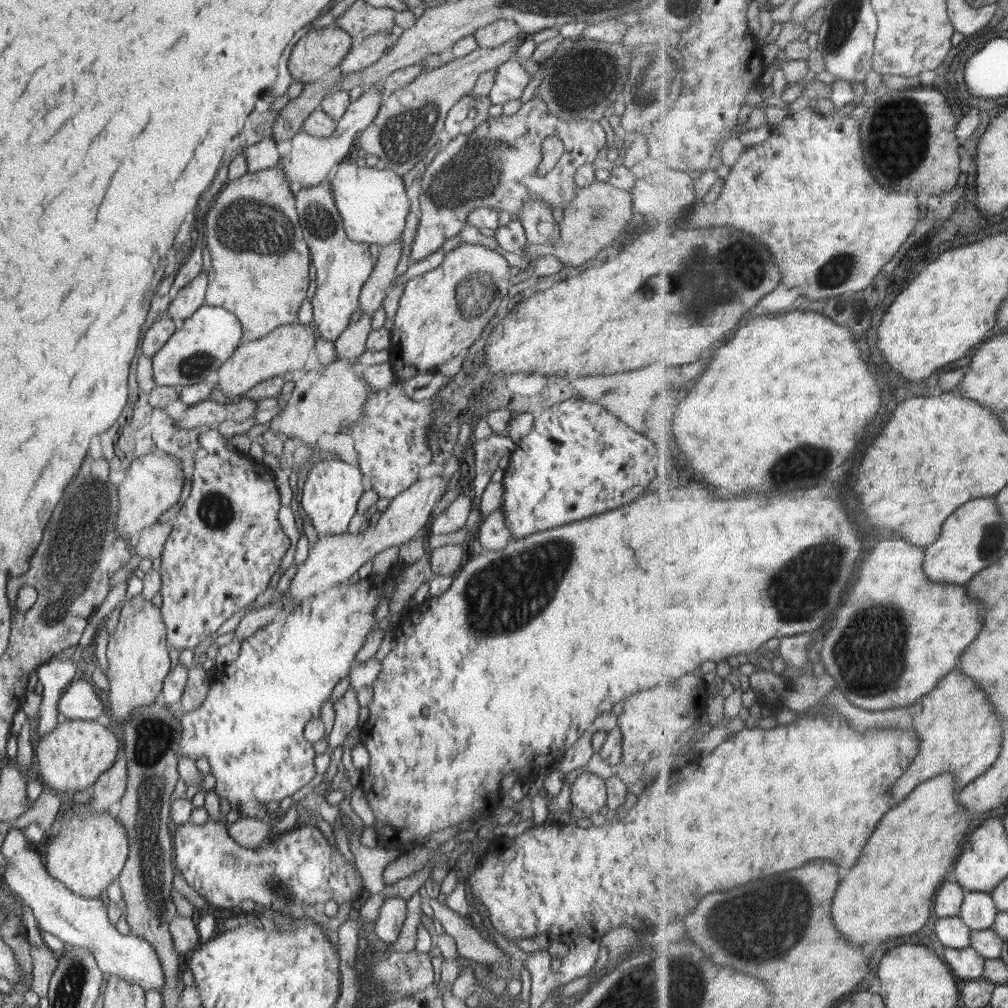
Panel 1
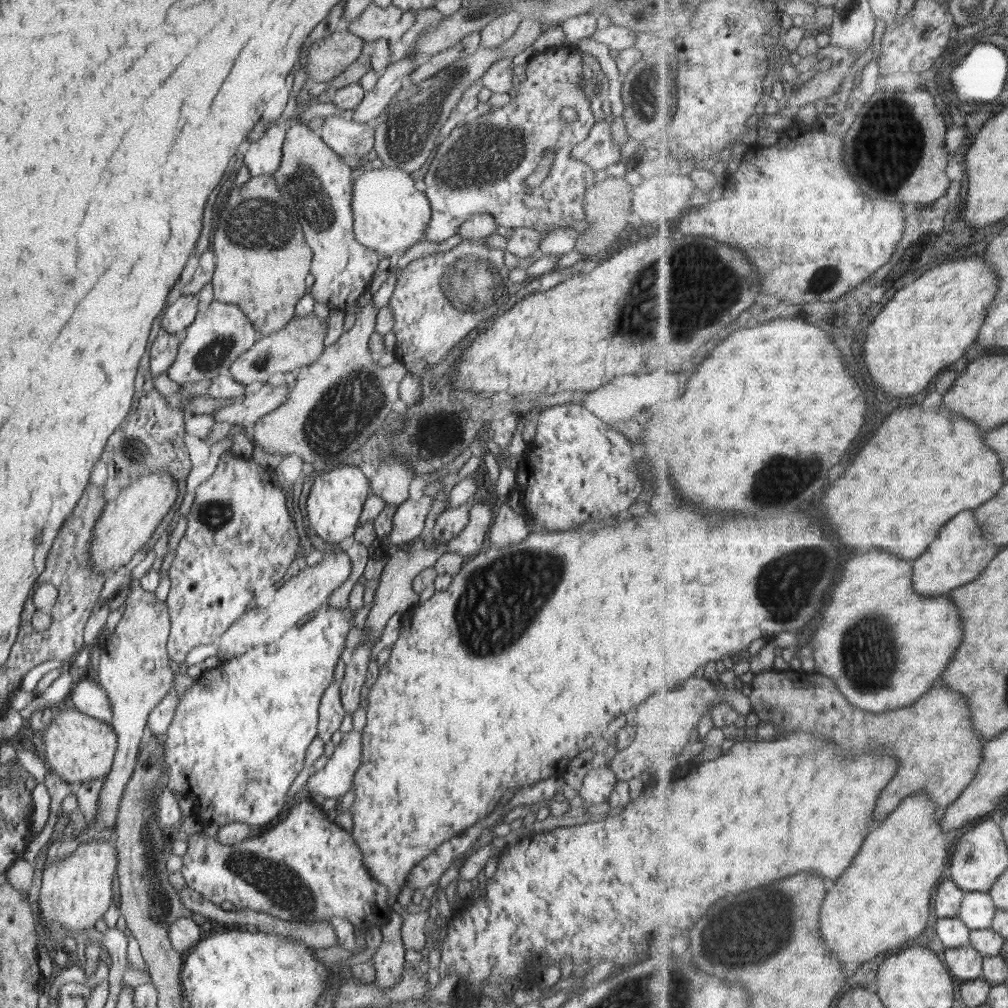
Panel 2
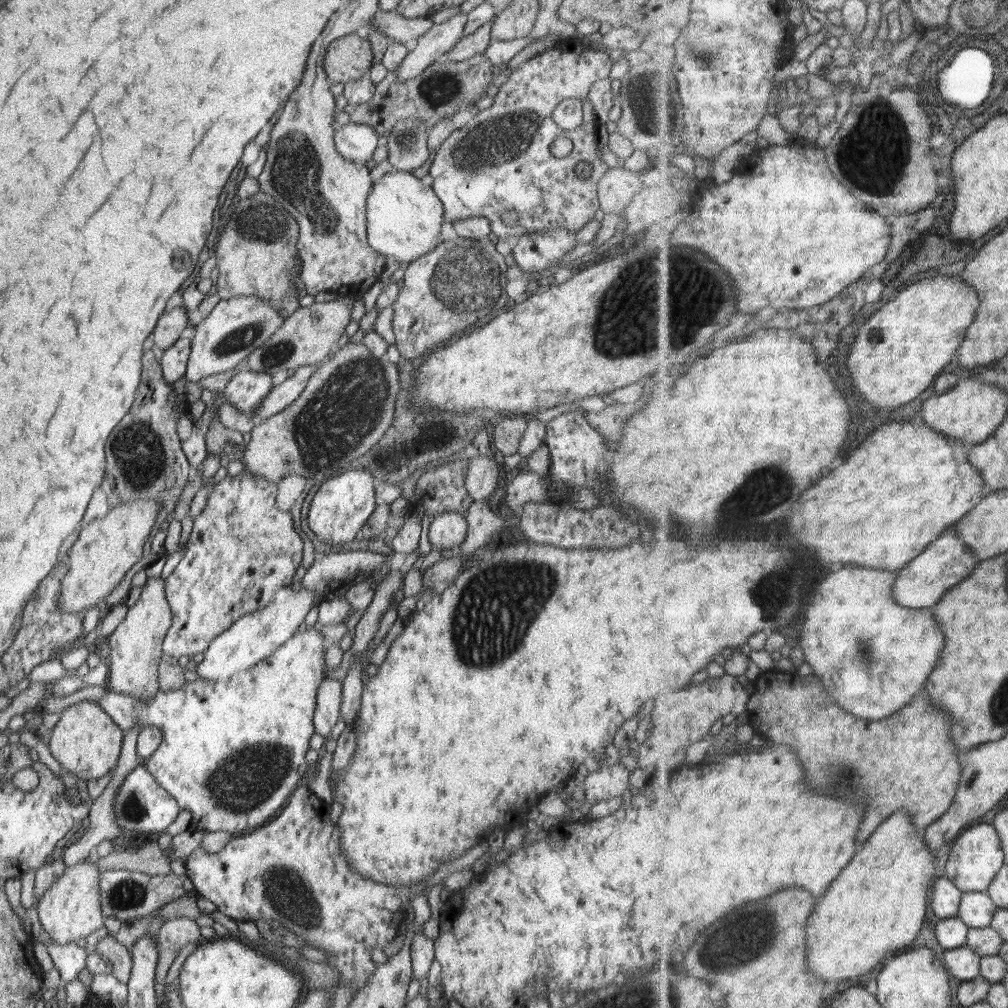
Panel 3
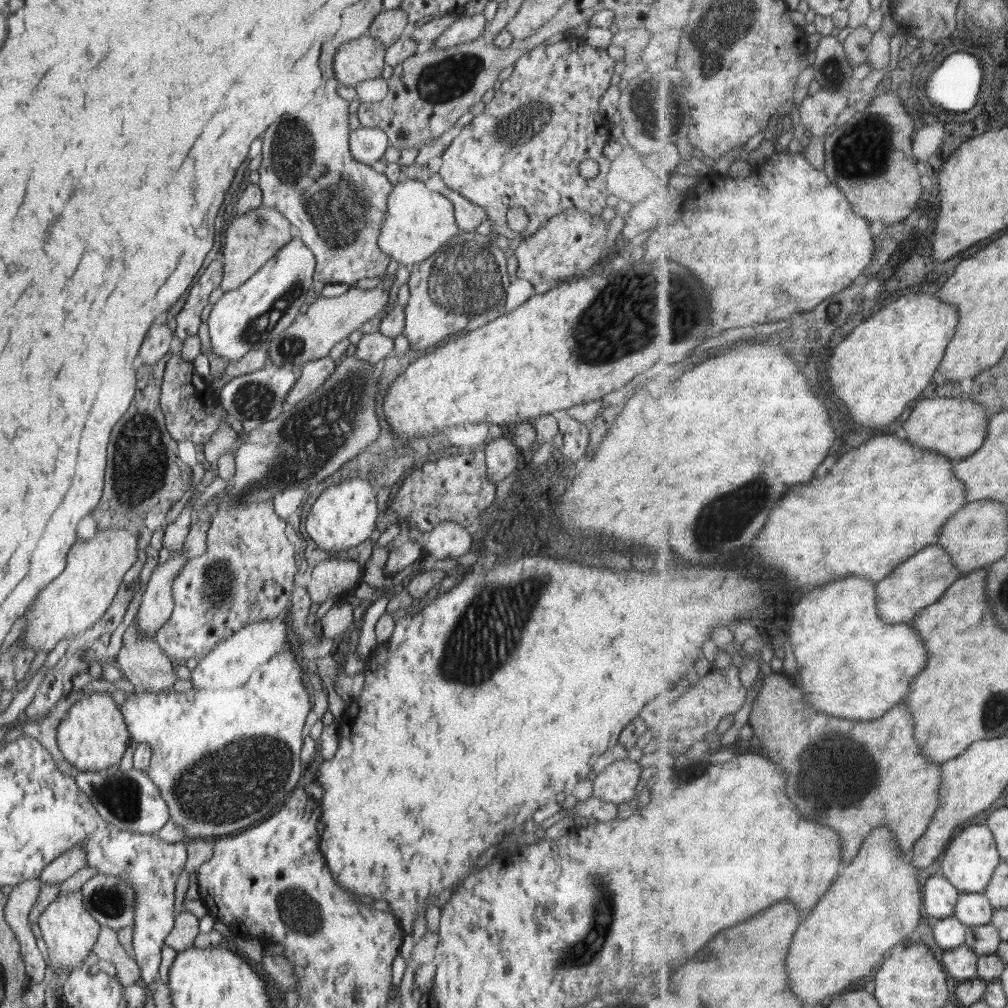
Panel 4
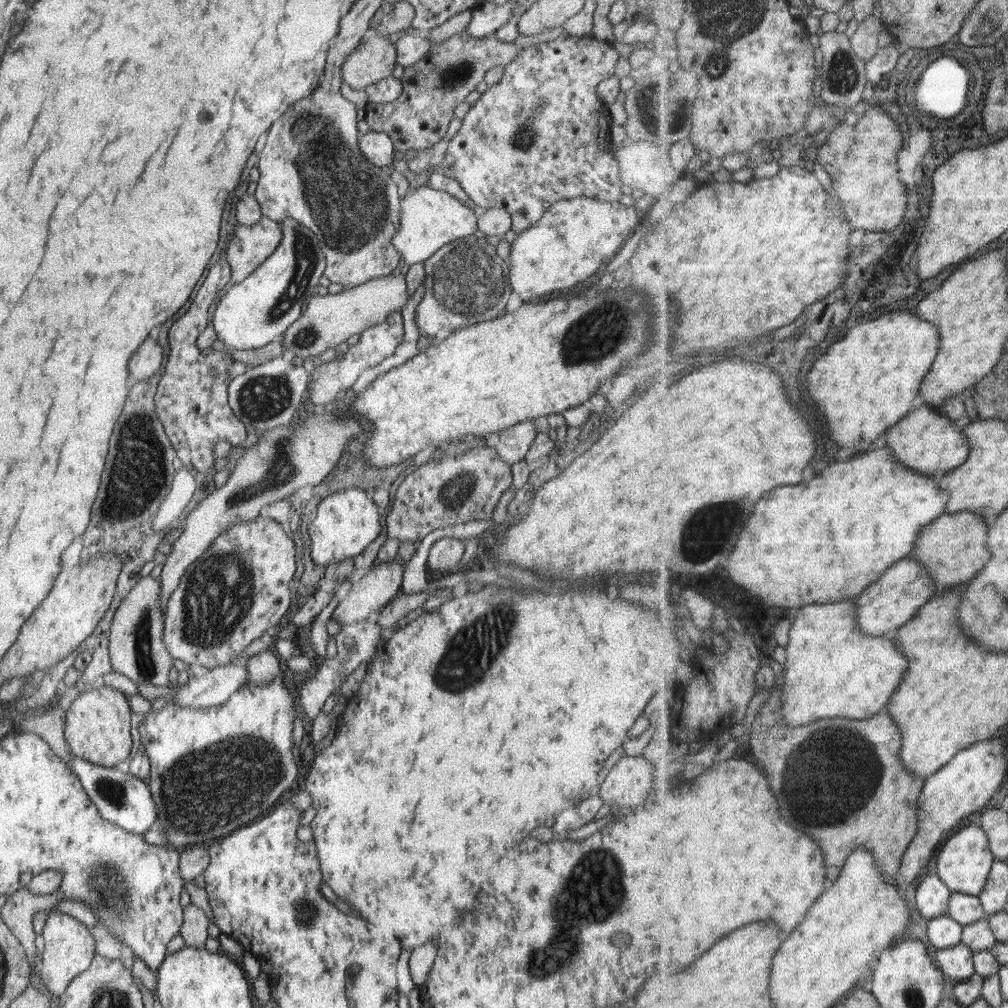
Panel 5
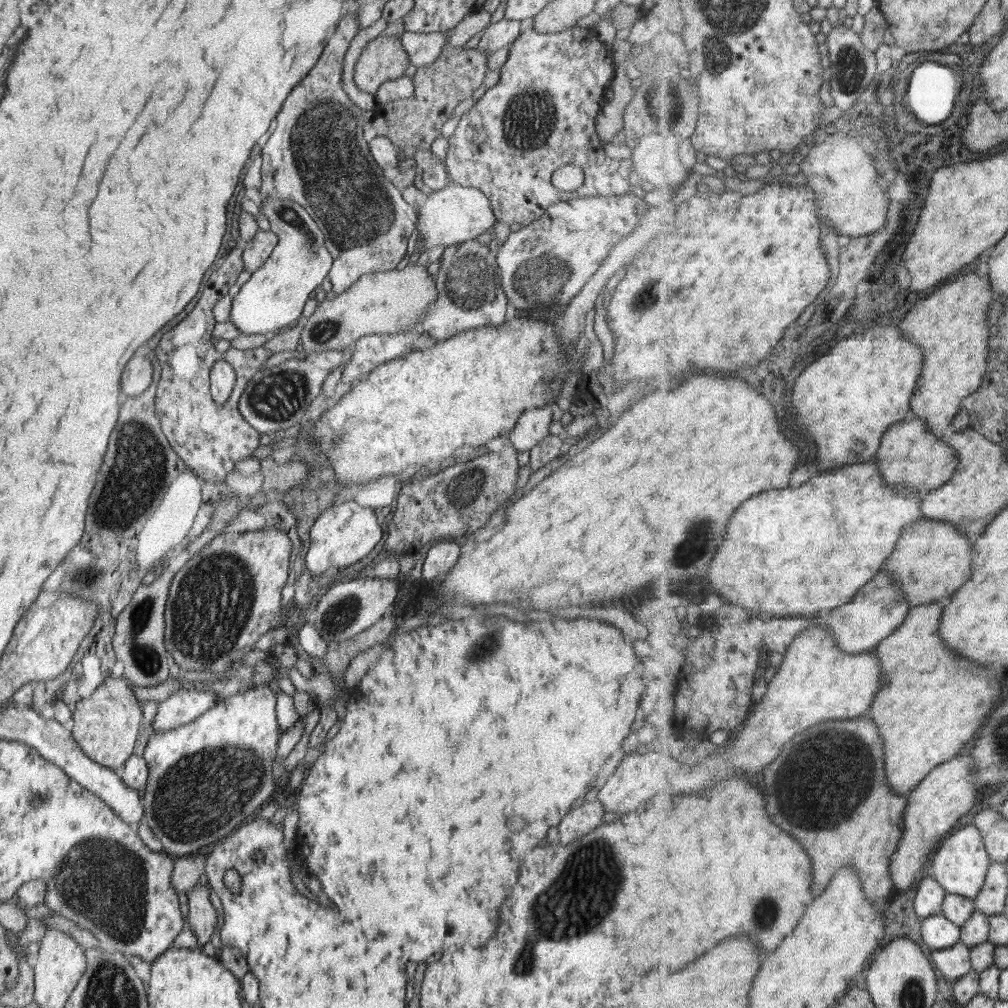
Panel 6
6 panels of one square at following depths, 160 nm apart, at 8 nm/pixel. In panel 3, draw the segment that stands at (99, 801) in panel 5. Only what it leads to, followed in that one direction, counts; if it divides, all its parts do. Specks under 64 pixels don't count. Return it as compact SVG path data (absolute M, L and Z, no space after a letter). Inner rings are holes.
M144 765L137 766L122 781L118 787L114 799L114 812L116 824L124 831L125 835L134 834L138 836L153 836L166 832L168 826L172 824L180 807L176 799L168 794L160 786L159 782L151 775Z

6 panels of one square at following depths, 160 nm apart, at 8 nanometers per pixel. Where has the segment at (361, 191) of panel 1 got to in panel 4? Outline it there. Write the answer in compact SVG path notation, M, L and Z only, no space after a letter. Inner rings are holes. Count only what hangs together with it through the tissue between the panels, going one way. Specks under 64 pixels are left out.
M403 177L387 196L386 219L381 224L377 243L391 260L410 268L431 257L459 231L453 204L443 194L434 191L425 181Z

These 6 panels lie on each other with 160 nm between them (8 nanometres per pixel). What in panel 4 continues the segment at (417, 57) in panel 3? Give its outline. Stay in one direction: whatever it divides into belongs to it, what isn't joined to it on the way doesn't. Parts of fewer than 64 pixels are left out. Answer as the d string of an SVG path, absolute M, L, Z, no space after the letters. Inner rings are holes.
M483 13L457 19L436 40L432 47L450 48L459 44L469 43L482 36L487 26Z

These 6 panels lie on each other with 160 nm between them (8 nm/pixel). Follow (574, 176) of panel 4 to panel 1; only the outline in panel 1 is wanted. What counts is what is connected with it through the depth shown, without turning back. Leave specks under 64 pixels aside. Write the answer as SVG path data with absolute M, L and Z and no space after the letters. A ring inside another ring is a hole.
M534 97L526 103L522 103L520 109L514 114L504 114L496 118L489 117L482 124L474 128L469 134L460 133L450 142L440 148L440 152L428 164L415 194L417 211L420 222L417 235L411 245L410 265L426 258L442 247L448 238L454 238L465 227L467 218L475 208L492 206L499 212L508 212L512 219L520 220L522 207L527 202L537 200L547 202L552 210L562 208L564 210L577 195L579 189L574 181L574 174L580 166L586 162L592 162L596 154L602 148L608 146L603 126L599 121L587 118L575 118L565 121L554 113L550 112L549 102L540 97ZM549 136L559 136L563 142L563 153L556 163L556 166L545 174L538 174L538 167L543 159L541 144Z

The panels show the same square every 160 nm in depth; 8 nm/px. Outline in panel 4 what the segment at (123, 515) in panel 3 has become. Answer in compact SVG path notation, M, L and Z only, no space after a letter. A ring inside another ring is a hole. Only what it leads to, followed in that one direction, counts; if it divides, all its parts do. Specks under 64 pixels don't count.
M103 527L90 541L77 541L67 553L66 569L33 601L21 633L21 640L35 652L50 652L60 640L80 637L108 610L125 572L138 562L139 532L128 528Z

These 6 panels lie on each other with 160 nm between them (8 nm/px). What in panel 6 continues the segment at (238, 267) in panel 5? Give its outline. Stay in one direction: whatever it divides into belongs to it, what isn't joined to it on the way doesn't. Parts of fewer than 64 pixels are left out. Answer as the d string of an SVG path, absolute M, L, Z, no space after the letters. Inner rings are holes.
M259 229L252 240L241 242L244 270L251 273L258 270L272 254L273 248L277 245L277 240L278 237L275 232Z

